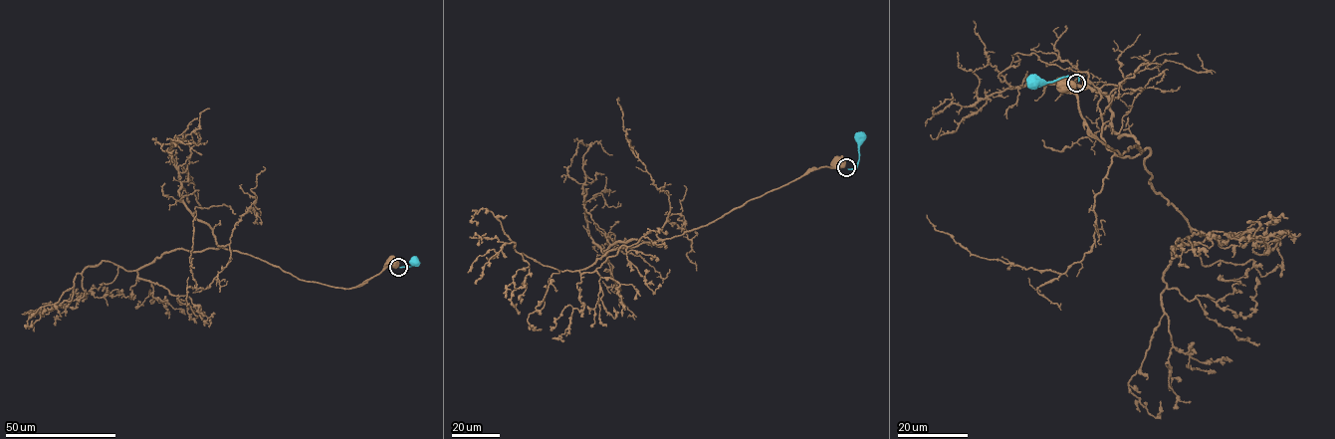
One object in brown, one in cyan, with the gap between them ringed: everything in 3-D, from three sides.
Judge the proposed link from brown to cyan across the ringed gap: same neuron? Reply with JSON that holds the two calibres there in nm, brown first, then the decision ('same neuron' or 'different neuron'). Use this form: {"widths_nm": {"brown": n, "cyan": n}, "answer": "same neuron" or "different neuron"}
{"widths_nm": {"brown": 750, "cyan": 190}, "answer": "different neuron"}

